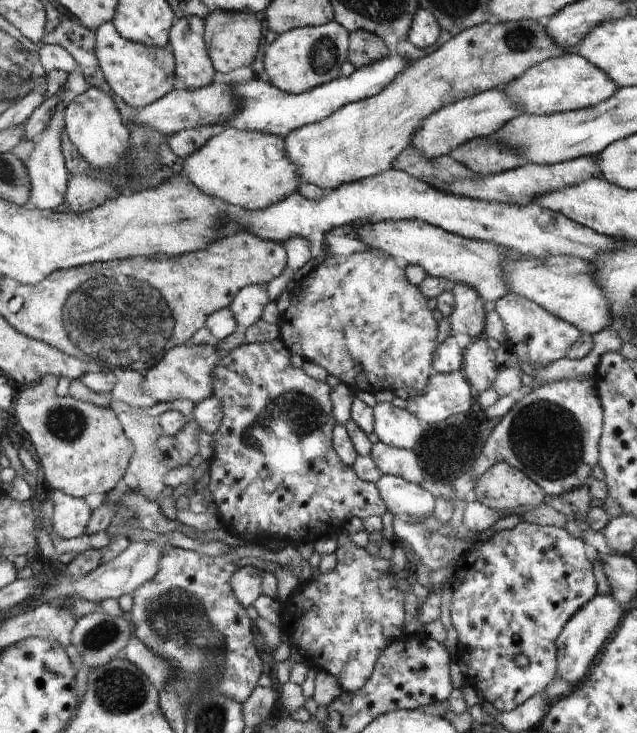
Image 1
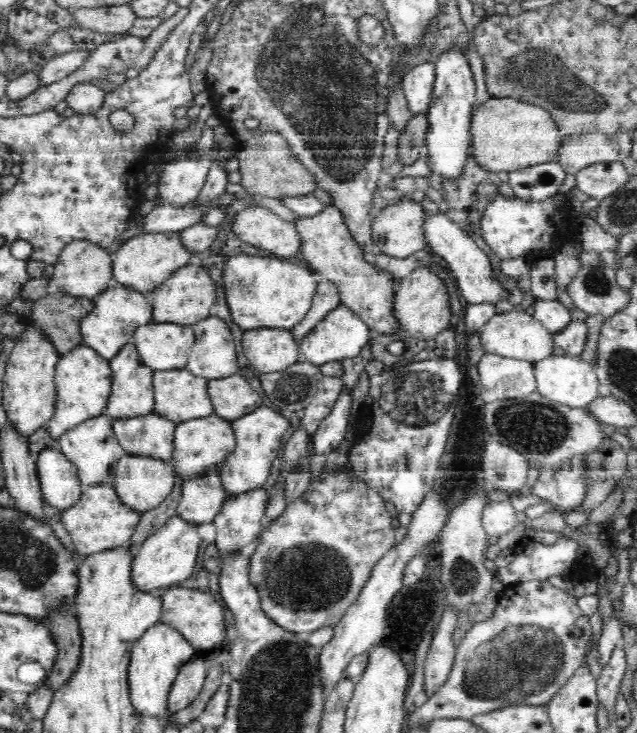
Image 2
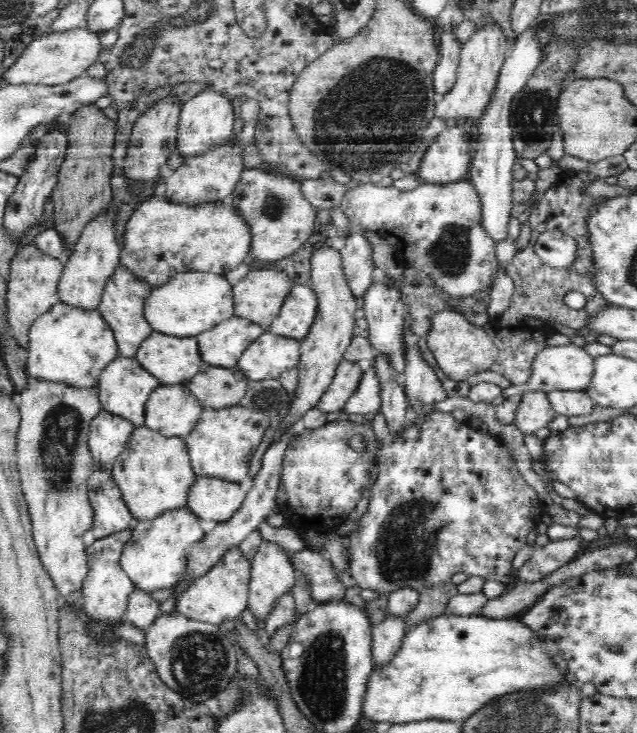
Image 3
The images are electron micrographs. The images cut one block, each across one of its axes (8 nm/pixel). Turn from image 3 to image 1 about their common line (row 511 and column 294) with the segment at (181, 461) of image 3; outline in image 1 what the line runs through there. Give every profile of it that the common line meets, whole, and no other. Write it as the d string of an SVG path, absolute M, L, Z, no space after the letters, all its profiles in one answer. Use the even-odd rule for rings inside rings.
M536 20L482 23L457 34L431 54L410 61L409 68L380 93L343 106L324 121L302 126L282 138L289 158L301 171L302 184L334 190L392 168L425 125L426 118L444 106L482 91L503 89L541 62L577 52L578 46L554 42L549 31Z

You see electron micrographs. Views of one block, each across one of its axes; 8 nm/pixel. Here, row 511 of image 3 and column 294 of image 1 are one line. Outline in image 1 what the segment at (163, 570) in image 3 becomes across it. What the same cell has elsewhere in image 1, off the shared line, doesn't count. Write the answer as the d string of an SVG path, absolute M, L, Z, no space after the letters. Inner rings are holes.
M224 127L217 137L210 138L206 146L185 158L182 164L181 172L198 190L251 211L274 206L296 193L301 183L301 171L289 158L282 137L234 127Z

